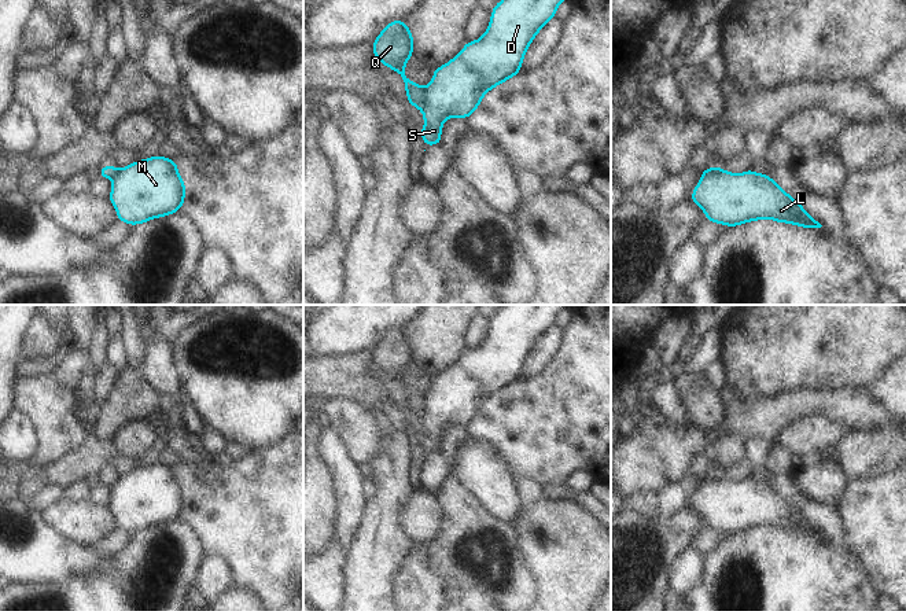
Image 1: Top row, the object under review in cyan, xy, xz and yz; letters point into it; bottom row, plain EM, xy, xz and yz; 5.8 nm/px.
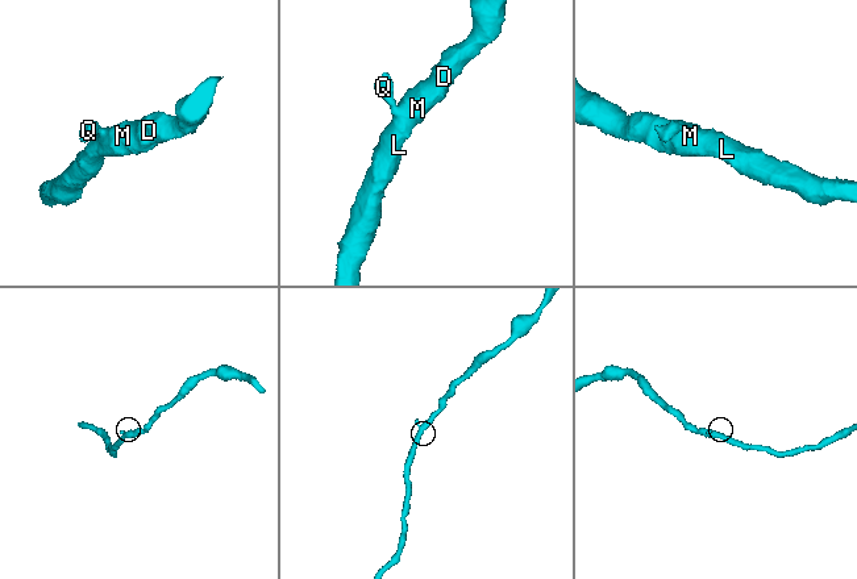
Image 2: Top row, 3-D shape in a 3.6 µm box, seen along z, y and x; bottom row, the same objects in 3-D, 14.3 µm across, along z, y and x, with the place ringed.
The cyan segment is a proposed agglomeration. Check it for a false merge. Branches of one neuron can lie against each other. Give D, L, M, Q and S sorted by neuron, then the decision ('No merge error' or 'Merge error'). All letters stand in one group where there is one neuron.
Groups: D L M S / Q. Merge error.

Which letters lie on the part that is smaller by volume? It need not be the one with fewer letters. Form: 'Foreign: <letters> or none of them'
Foreign: Q.

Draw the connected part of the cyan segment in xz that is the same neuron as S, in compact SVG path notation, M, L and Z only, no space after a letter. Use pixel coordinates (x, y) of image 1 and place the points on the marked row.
M502 0L493 8L487 32L475 43L468 41L463 51L445 66L434 70L434 80L424 88L423 115L426 128L419 129L424 143L441 144L442 122L450 117L468 118L482 97L520 71L526 49L539 29L556 15L563 0Z

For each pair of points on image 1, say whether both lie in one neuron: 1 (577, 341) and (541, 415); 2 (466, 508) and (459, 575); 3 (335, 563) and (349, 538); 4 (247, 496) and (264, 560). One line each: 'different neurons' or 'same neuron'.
1: same neuron
2: same neuron
3: different neurons
4: same neuron

